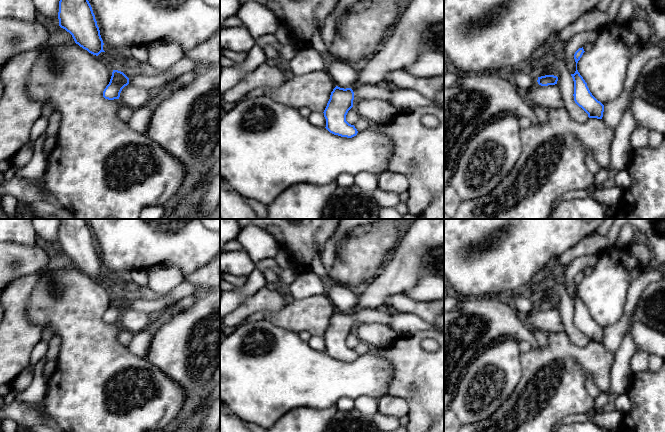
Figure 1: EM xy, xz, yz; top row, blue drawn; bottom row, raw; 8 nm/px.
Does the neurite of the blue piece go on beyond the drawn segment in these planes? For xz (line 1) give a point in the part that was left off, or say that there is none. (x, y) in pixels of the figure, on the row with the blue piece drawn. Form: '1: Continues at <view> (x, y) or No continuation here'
1: Continues at xz (383, 91)

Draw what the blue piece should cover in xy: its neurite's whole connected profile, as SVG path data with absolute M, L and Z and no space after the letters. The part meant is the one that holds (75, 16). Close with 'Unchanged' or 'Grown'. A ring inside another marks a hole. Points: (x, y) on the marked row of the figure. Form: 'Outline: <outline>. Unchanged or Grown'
Outline: M60 0L59 26L69 32L75 43L98 56L103 50L103 40L88 0Z. Unchanged

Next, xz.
Outline: M388 84L367 85L359 89L340 88L336 86L331 92L330 99L324 110L326 129L341 137L352 138L358 131L354 125L346 121L348 111L353 107L353 100L357 99L382 99L387 100L392 92Z. Grown

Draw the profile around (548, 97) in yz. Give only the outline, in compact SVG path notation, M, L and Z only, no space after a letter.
M537 82L523 94L523 97L532 107L542 107L548 110L565 108L562 93L557 84L541 86Z

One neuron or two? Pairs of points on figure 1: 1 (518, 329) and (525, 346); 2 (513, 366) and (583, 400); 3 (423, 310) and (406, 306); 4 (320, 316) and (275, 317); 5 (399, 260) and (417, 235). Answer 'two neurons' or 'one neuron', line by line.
1: two neurons
2: two neurons
3: one neuron
4: one neuron
5: one neuron

